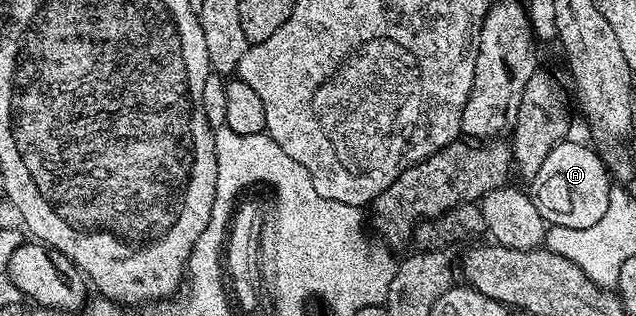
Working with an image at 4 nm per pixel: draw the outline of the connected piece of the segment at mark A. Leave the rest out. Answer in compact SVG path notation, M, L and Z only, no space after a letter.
M565 140L556 145L542 160L542 168L530 180L530 197L534 208L544 217L545 223L581 230L590 228L606 216L610 204L613 179L600 155L591 145Z

